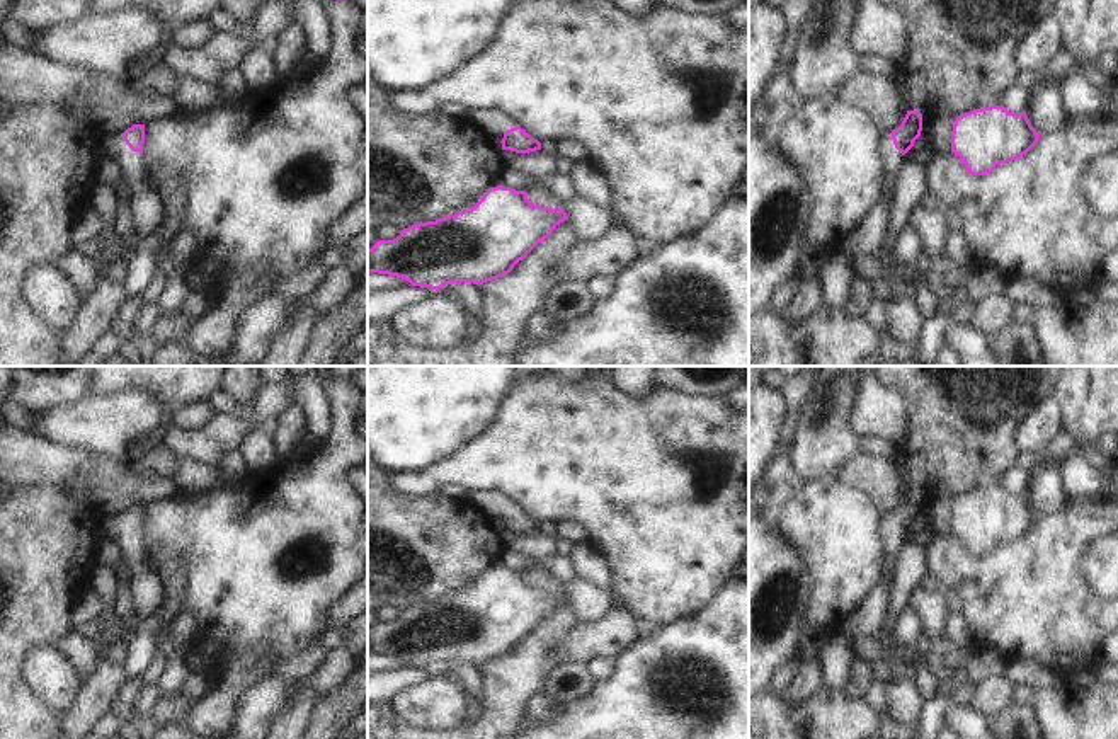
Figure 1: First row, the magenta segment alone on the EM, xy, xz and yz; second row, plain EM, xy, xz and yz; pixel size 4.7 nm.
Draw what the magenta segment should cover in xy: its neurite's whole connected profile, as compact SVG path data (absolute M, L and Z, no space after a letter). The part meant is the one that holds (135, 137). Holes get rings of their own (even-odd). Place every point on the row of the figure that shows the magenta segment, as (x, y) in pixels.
M133 124L124 133L104 136L100 148L104 158L116 162L131 186L131 215L140 238L151 238L165 221L167 209L163 196L148 184L143 143L145 124Z

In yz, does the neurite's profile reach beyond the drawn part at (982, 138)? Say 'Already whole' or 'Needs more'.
Already whole

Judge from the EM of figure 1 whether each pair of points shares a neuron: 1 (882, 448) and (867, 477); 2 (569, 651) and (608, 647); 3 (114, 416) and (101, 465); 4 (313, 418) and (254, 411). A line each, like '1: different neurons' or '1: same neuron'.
1: different neurons
2: same neuron
3: different neurons
4: same neuron

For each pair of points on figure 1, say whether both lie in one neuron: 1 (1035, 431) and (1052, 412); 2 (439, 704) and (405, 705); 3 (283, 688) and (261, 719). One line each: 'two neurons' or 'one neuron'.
1: one neuron
2: one neuron
3: one neuron

